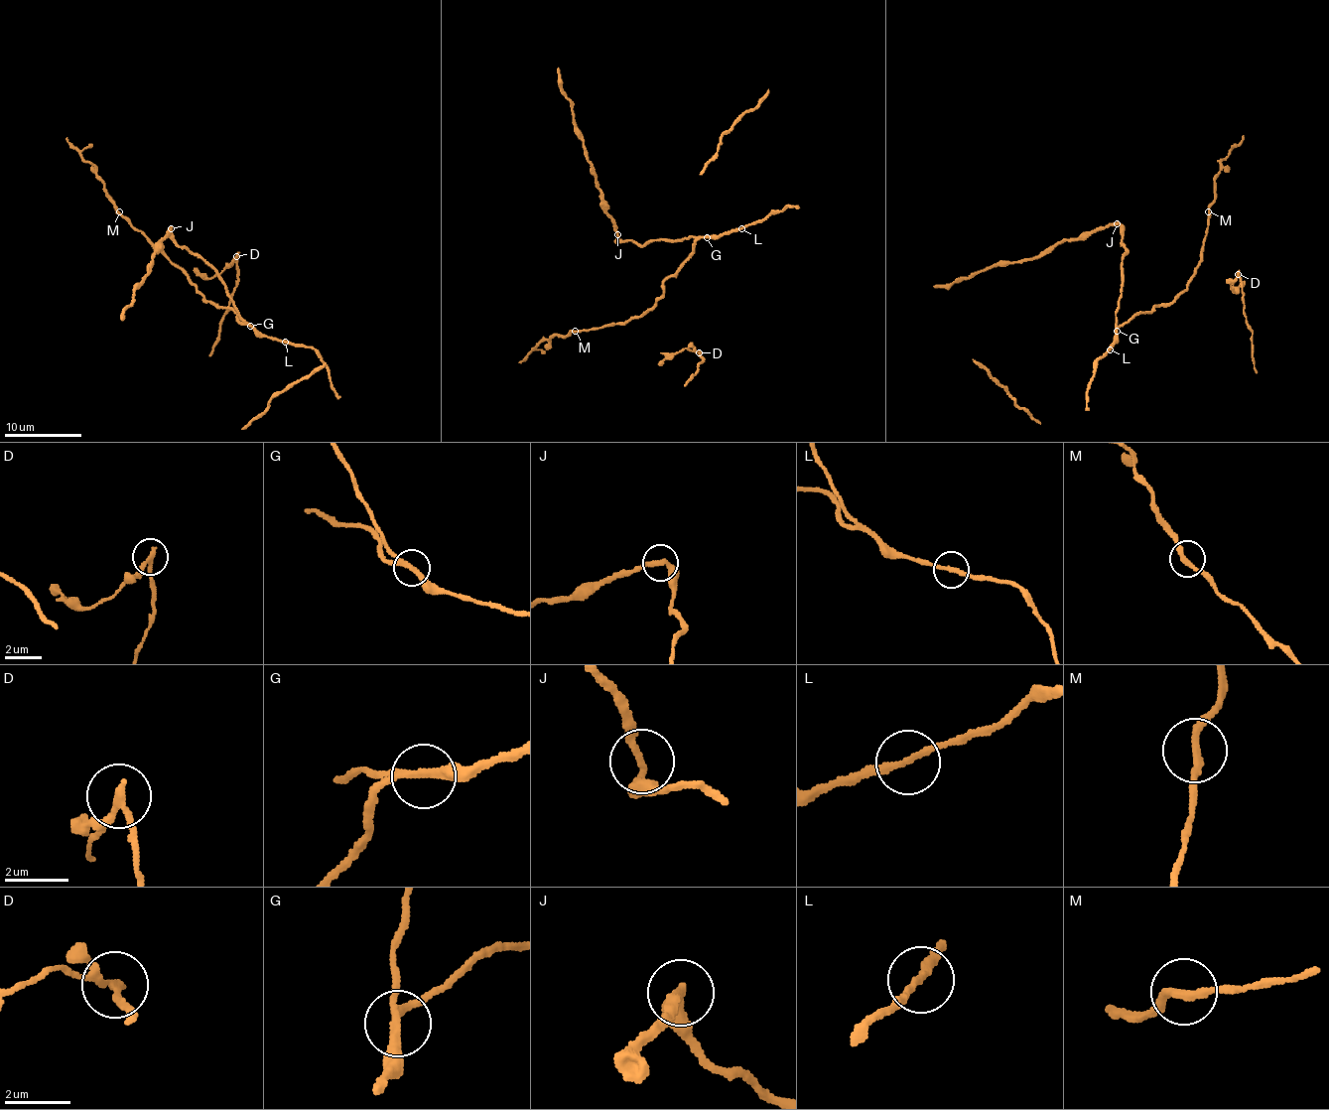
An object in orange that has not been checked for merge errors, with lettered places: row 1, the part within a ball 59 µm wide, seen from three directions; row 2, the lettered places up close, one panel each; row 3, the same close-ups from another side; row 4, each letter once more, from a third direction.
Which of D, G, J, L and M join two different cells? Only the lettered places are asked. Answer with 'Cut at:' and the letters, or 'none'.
Cut at: D, J

